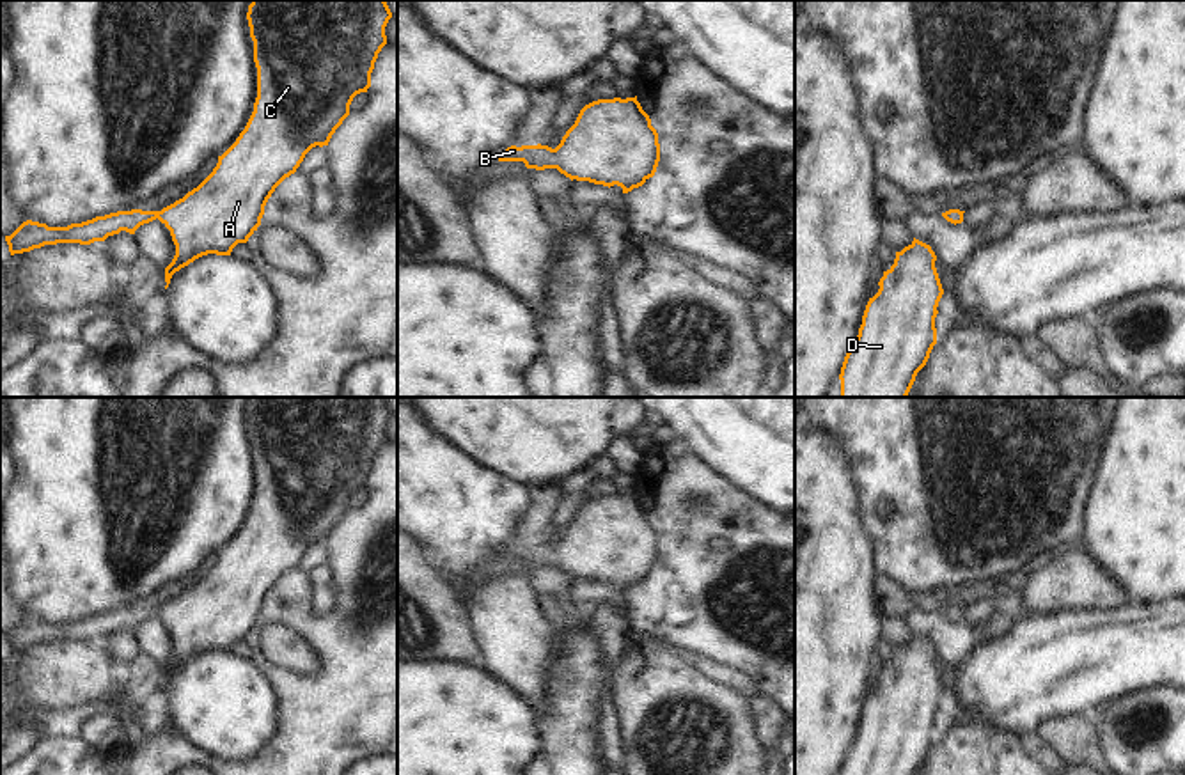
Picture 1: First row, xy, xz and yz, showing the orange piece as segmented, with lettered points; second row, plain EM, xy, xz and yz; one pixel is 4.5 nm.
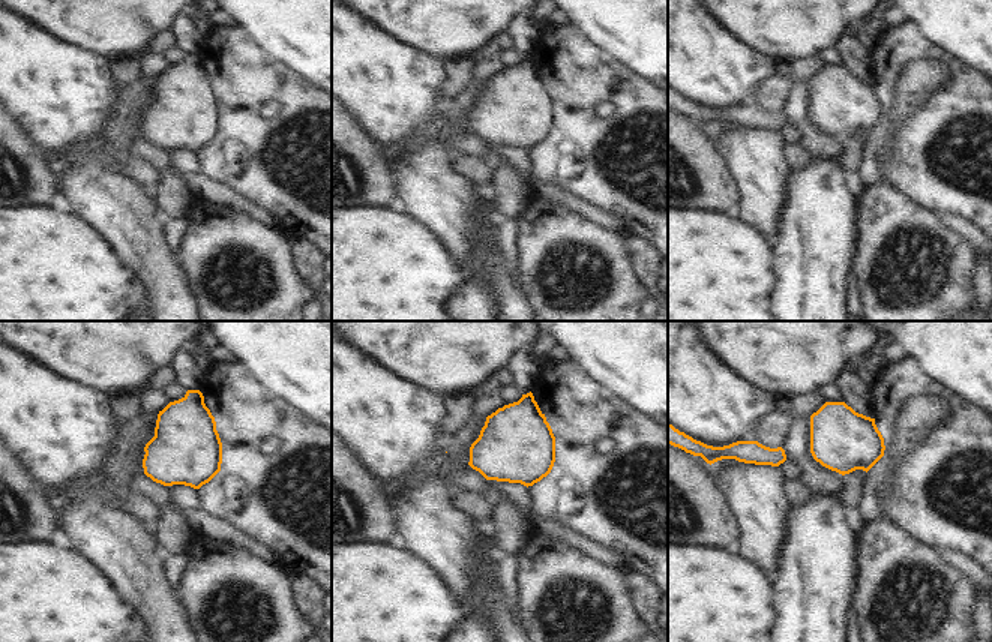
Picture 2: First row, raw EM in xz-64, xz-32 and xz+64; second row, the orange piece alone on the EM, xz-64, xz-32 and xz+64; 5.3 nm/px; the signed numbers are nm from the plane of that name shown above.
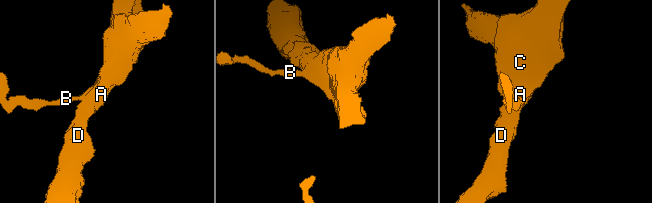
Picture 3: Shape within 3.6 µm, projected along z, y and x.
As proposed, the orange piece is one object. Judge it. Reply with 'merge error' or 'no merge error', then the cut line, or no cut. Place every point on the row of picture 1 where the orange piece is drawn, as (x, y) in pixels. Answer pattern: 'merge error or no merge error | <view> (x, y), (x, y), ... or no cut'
no merge error | no cut

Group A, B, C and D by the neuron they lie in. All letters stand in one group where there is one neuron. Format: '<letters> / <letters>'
A B C D

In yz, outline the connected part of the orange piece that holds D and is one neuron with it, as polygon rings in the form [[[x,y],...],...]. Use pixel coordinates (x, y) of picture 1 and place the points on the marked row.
[[[914,238],[883,271],[878,293],[869,298],[859,335],[841,367],[841,397],[906,397],[917,372],[937,344],[935,317],[944,294],[930,245]]]

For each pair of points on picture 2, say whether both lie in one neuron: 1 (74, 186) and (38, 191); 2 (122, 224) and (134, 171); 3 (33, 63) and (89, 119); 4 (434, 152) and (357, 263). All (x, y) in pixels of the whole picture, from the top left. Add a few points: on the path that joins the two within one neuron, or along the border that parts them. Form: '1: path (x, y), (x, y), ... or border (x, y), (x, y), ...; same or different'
1: border (60, 180), (62, 195); different
2: border (120, 173), (143, 185); different
3: path (47, 77), (75, 105); same
4: border (399, 206), (429, 227); different

